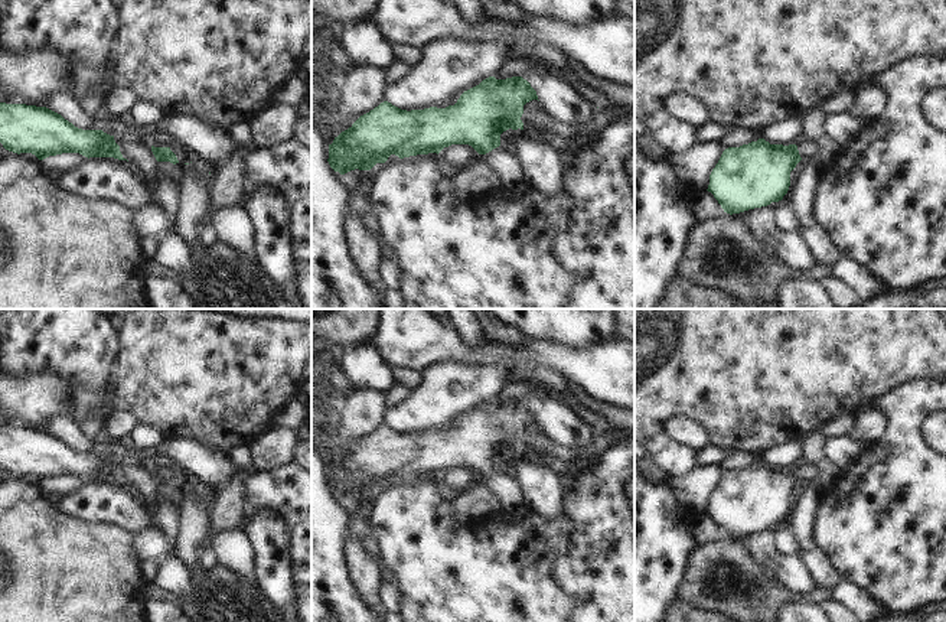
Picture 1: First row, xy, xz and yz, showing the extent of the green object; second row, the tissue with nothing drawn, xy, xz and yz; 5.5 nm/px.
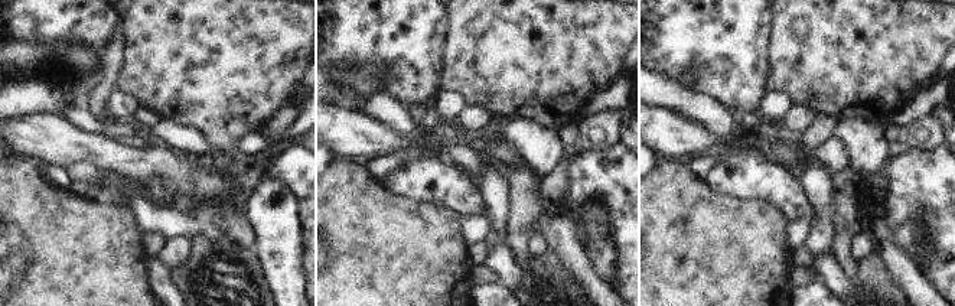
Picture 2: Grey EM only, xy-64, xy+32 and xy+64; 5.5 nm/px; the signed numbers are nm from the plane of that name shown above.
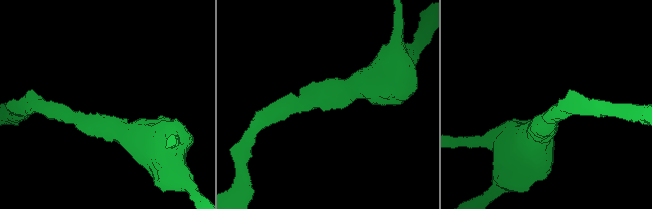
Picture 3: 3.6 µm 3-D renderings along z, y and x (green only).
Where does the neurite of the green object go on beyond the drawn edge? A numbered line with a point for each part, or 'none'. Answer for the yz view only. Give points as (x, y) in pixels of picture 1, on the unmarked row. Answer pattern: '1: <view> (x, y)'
1: yz (808, 474)

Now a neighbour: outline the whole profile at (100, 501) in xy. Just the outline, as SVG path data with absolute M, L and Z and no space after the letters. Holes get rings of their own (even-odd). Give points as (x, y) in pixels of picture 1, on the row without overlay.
M89 481L81 491L61 502L61 509L95 524L111 524L131 533L156 527L156 521L127 483Z

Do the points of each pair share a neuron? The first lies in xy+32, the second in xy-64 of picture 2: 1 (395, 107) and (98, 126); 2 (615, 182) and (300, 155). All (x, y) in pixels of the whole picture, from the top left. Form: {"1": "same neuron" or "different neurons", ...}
{"1": "same neuron", "2": "same neuron"}

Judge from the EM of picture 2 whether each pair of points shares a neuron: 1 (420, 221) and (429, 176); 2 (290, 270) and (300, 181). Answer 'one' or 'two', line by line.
1: two
2: two

